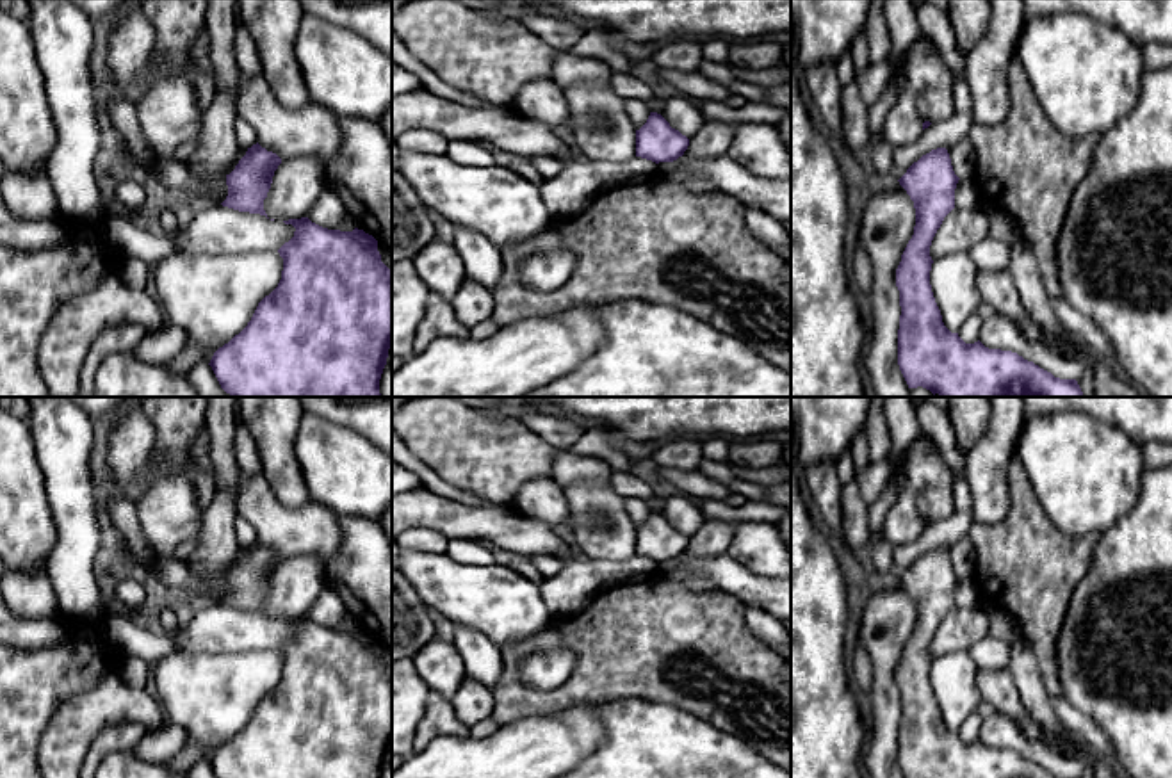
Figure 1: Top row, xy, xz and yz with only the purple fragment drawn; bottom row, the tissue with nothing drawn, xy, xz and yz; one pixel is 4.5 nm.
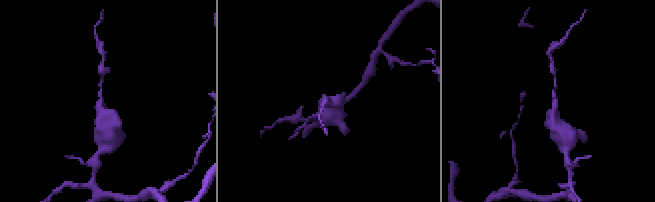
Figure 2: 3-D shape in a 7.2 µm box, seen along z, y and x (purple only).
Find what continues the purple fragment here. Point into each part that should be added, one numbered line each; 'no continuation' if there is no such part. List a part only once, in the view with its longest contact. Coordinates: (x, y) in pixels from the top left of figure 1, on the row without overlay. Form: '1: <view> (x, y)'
no continuation

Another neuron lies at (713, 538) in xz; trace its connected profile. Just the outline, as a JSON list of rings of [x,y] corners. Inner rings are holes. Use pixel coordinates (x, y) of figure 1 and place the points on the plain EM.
[[[705,520],[704,525],[689,538],[689,545],[684,550],[695,557],[712,557],[727,554],[736,531],[736,522]]]

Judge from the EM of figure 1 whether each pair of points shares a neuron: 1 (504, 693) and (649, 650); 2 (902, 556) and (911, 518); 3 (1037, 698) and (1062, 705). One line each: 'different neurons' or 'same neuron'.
1: same neuron
2: different neurons
3: different neurons

